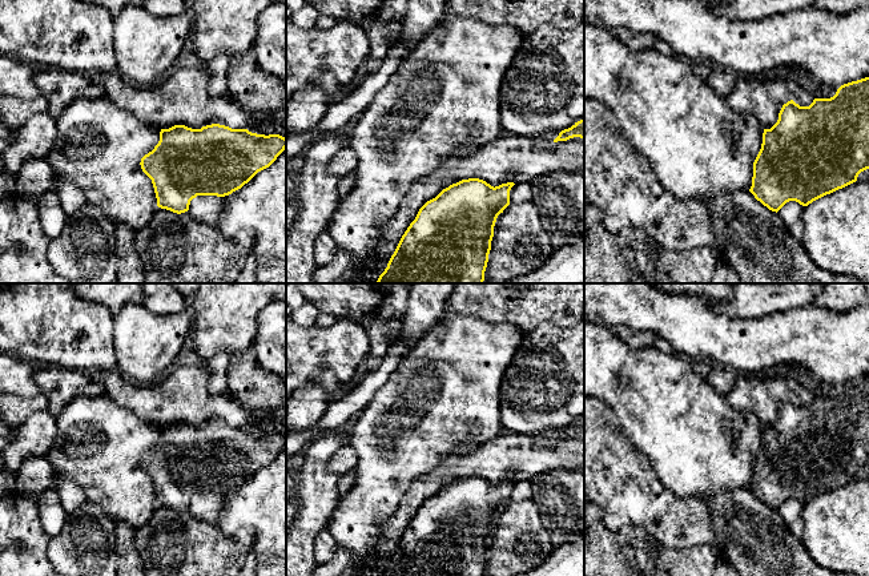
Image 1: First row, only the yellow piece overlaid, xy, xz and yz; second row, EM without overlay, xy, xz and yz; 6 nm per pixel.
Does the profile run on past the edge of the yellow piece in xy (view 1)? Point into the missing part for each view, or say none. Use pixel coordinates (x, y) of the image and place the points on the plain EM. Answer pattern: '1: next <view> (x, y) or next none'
1: next none

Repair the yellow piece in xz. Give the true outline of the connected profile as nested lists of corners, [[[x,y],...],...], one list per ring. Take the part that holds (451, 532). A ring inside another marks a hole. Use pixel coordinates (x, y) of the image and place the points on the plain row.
[[[468,476],[427,499],[402,533],[379,576],[484,576],[496,516],[510,503],[514,480],[491,484]]]

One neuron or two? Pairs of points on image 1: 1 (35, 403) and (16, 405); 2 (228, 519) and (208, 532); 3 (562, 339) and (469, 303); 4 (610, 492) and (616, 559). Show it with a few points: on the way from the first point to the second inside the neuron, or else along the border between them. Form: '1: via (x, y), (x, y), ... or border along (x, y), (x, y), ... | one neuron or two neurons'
1: via (31, 405), (20, 405) | one neuron
2: border along (214, 523), (225, 535), (248, 528) | two neurons
3: border along (566, 326), (543, 321), (523, 335) | two neurons
4: border along (598, 506), (607, 527), (636, 524), (646, 531) | two neurons

